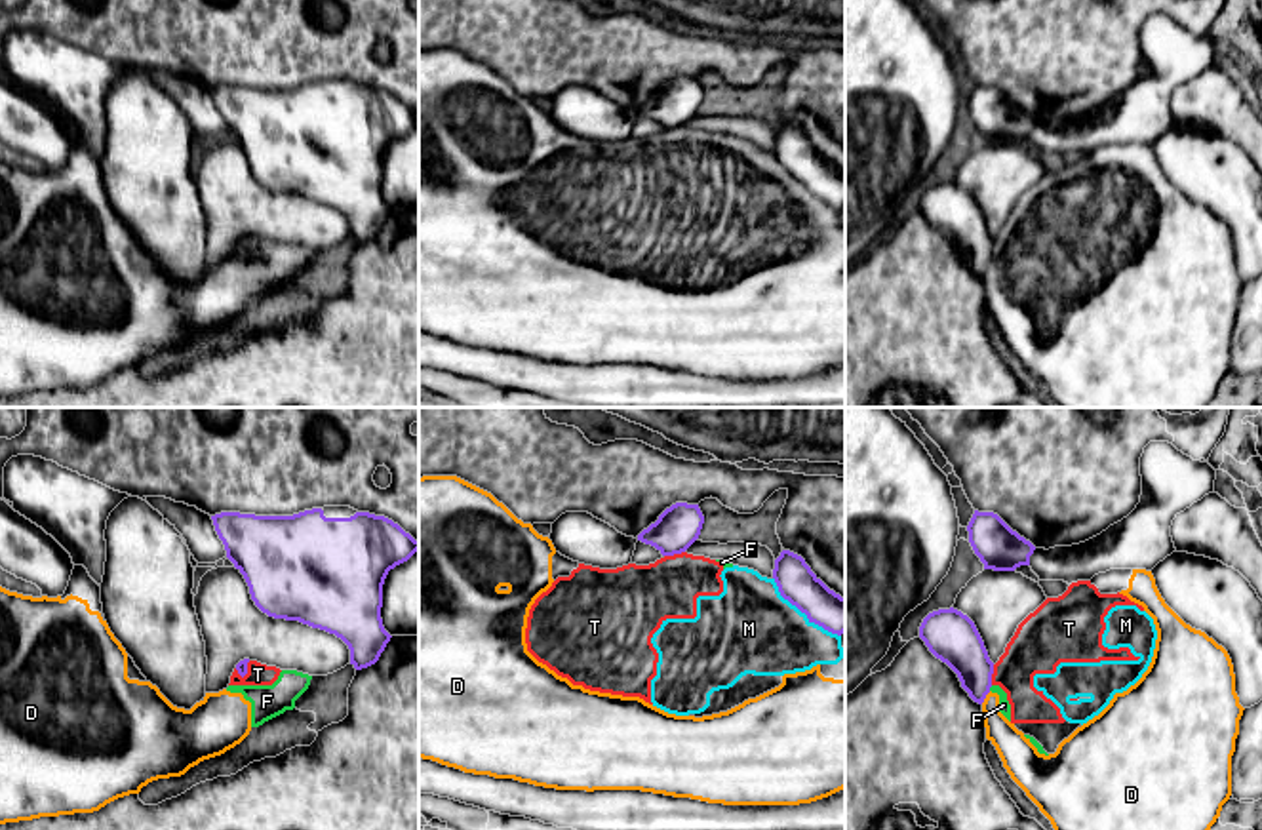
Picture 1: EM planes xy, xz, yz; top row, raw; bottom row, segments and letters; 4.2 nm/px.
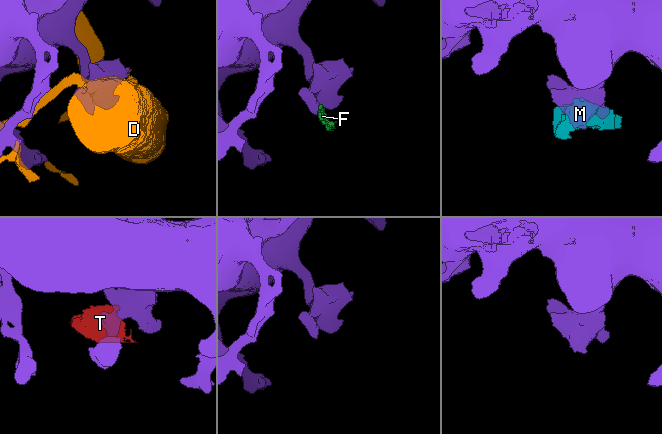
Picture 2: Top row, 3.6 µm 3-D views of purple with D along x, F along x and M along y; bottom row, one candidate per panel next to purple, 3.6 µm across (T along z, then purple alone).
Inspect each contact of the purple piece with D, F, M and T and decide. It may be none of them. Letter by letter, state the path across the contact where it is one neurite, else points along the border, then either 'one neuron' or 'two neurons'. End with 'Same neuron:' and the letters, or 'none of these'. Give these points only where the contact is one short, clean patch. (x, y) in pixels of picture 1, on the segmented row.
D: two neurons
F: border along yz (992, 686), (988, 690); two neurons
M: border along xz (773, 577), (785, 598), (811, 621), (840, 636); two neurons
T: border along xz (684, 551), (665, 556); two neurons
Same neuron: none of these

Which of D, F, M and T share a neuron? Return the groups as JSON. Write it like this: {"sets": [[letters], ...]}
{"sets": [["D", "F", "M", "T"]]}

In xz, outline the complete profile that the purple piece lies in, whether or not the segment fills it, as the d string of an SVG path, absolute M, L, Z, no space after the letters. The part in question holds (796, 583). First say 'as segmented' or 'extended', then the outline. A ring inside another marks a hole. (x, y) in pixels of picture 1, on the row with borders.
as segmented; M782 550L773 579L780 596L805 613L809 622L838 636L845 632L845 598L830 590L801 556Z

